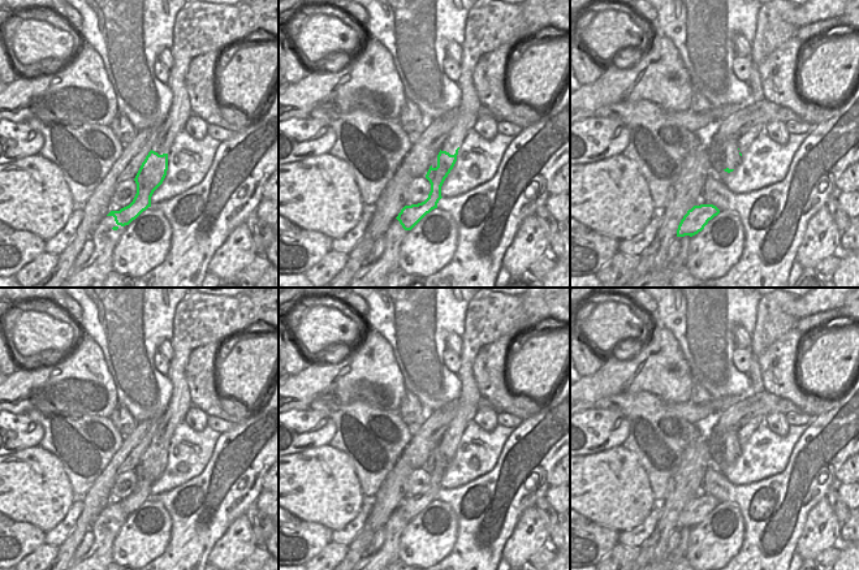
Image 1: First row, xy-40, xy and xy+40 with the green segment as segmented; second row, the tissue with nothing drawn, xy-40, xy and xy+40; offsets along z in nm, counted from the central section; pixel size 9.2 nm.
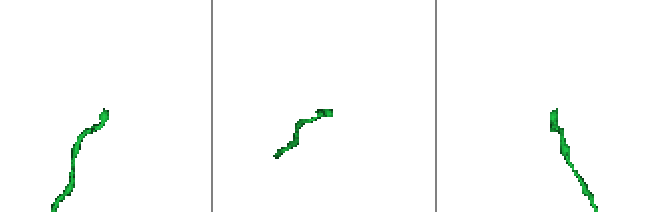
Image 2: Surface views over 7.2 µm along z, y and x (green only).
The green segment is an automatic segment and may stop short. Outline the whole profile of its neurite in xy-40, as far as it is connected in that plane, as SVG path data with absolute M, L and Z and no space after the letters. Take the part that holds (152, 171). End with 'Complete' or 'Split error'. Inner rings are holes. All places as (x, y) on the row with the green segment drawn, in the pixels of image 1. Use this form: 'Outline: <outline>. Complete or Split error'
Outline: M151 150L134 178L137 183L137 194L133 202L120 211L111 211L107 216L113 216L117 225L129 225L143 211L151 207L151 197L163 183L167 170L168 154L159 155Z. Complete.

